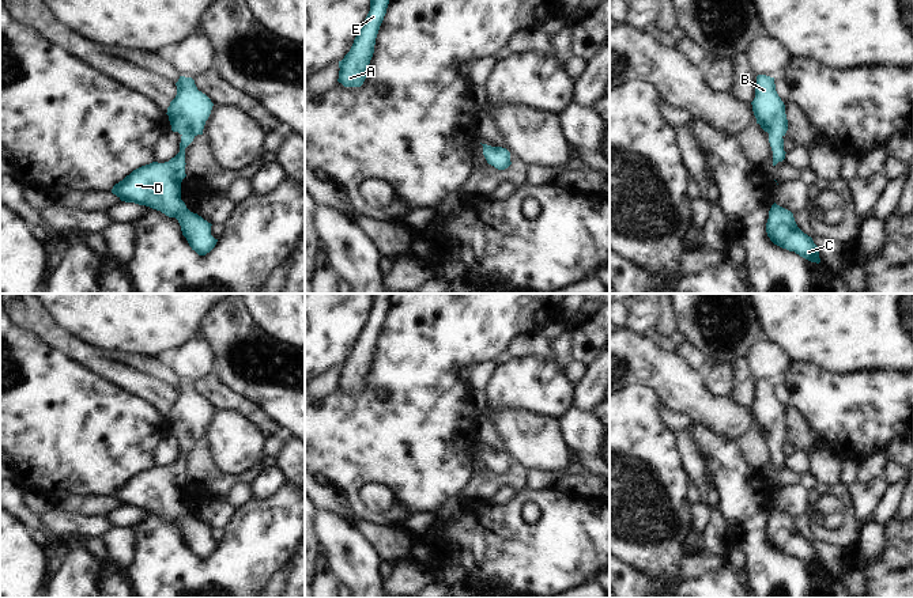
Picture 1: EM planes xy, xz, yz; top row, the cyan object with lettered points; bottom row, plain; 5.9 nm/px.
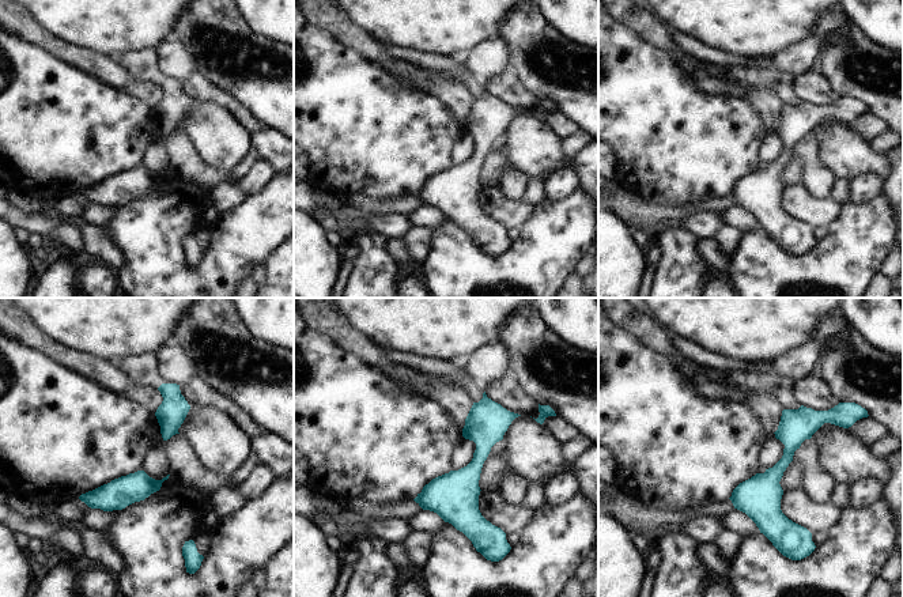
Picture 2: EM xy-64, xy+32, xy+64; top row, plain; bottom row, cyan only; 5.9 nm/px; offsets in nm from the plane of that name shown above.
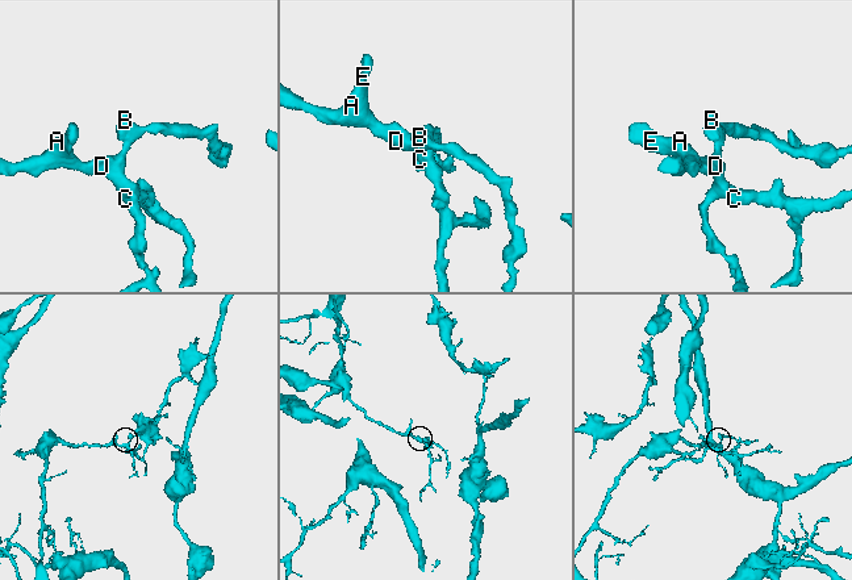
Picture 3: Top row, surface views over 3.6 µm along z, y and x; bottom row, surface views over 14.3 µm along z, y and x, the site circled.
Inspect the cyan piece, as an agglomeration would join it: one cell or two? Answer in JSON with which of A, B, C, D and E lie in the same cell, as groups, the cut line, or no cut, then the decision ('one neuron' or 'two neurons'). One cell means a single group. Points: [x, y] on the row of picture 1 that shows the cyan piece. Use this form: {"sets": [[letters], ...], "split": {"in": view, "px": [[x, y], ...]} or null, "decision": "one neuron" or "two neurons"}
{"sets": [["A", "B", "C", "D", "E"]], "split": null, "decision": "one neuron"}

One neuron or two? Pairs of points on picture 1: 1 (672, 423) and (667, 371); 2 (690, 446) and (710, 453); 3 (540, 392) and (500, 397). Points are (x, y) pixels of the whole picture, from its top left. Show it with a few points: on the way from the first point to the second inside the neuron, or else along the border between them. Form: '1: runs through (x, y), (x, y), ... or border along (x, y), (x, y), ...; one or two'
1: border along (663, 404), (686, 413), (693, 420); two
2: border along (697, 423), (691, 430), (691, 438), (706, 469); two
3: runs through (531, 392), (509, 392); one

